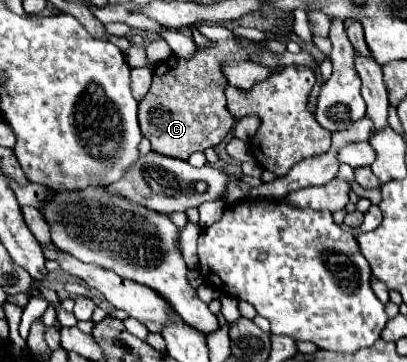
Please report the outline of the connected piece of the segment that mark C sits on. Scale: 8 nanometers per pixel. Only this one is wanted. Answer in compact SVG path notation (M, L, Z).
M215 41L209 49L199 47L191 61L171 57L155 67L153 85L139 103L141 133L149 139L155 153L189 159L191 153L215 147L225 139L235 123L233 115L227 111L223 95L227 79L221 73L221 63L229 59L251 61L235 41Z

